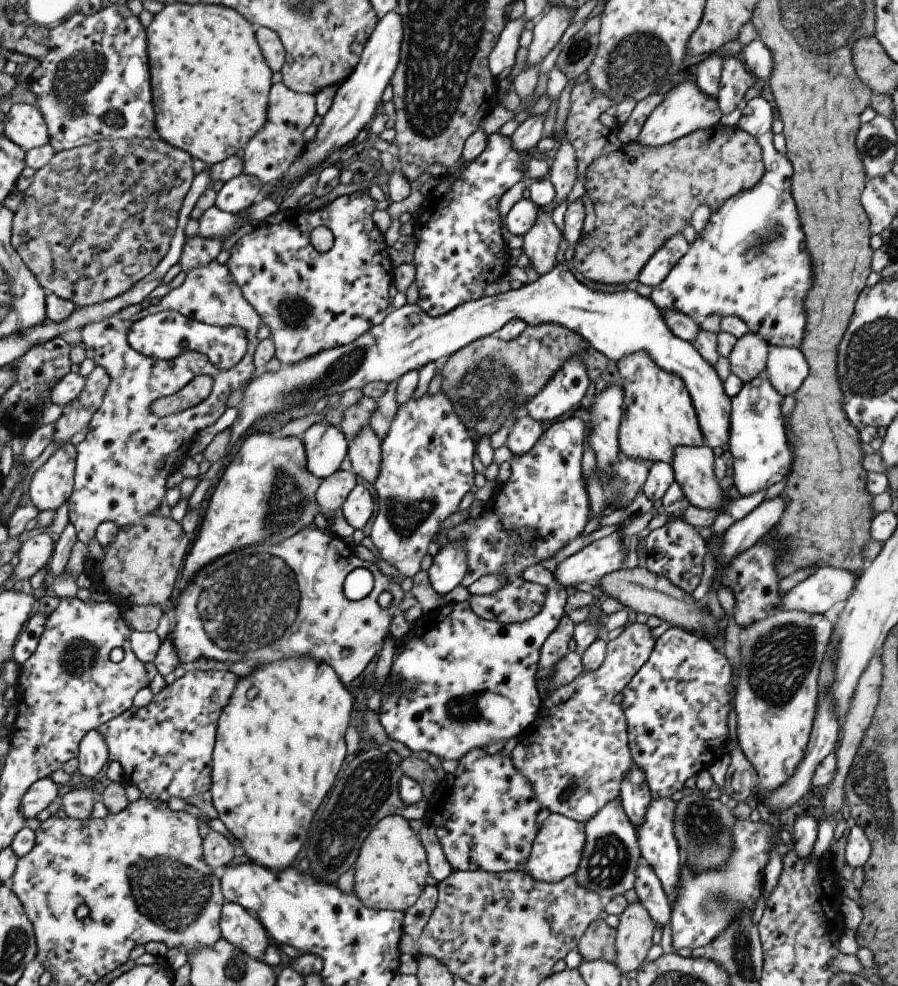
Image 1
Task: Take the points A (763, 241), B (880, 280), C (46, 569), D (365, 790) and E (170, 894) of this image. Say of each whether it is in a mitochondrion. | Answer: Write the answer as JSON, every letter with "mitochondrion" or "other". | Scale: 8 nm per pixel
{"A":"mitochondrion","B":"other","C":"other","D":"mitochondrion","E":"mitochondrion"}

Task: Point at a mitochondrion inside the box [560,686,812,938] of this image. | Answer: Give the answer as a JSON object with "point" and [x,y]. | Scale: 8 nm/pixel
{"point":[608,860]}

